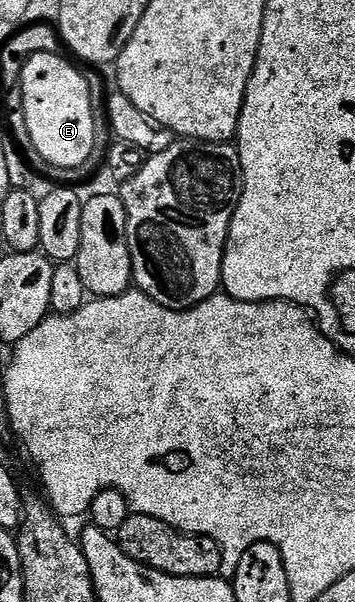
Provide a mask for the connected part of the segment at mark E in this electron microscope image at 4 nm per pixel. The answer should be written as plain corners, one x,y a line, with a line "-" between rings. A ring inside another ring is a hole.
34,54
20,66
20,108
28,124
28,136
32,136
36,152
40,152
48,164
56,164
56,168
82,166
96,149
90,82
73,64
62,54

